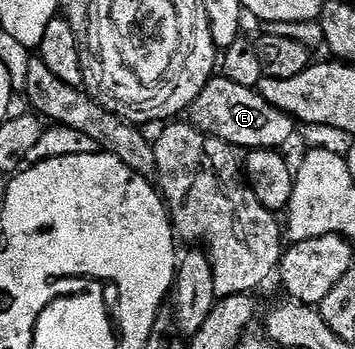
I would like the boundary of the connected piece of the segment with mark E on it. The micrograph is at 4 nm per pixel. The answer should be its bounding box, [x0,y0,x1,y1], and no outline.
[188,76,296,151]

